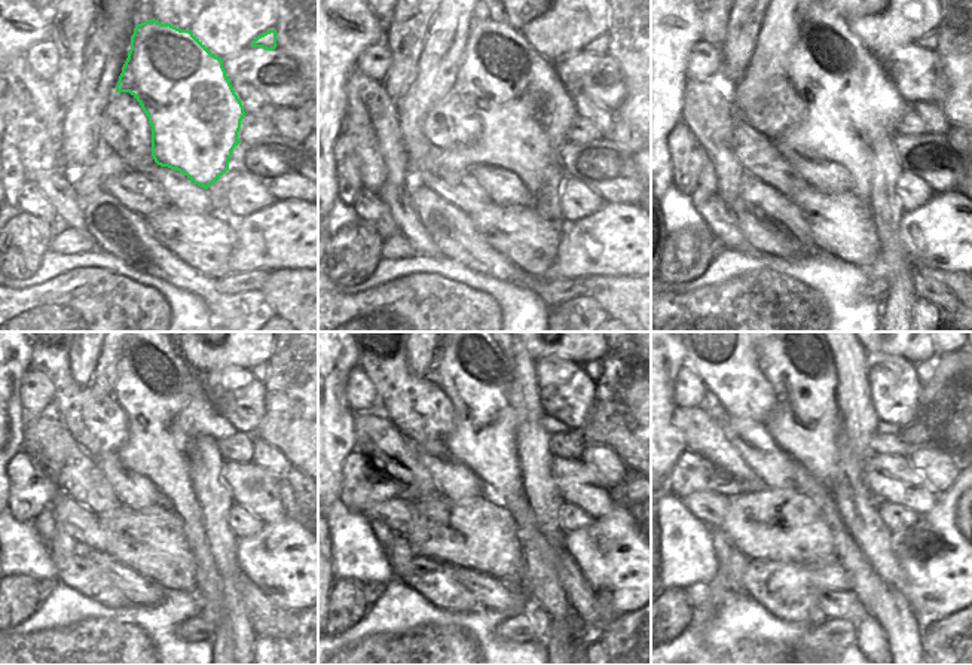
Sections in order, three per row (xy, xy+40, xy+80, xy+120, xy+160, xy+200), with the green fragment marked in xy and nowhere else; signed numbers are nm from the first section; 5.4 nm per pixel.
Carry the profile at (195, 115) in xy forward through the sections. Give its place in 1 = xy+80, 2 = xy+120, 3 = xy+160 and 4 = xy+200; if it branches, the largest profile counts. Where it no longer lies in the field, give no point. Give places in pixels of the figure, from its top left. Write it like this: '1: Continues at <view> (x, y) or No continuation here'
1: Continues at xy+80 (850, 103)
2: Continues at xy+120 (167, 406)
3: Continues at xy+160 (470, 368)
4: Continues at xy+200 (797, 362).

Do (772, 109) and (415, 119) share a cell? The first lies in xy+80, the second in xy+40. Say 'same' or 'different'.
different

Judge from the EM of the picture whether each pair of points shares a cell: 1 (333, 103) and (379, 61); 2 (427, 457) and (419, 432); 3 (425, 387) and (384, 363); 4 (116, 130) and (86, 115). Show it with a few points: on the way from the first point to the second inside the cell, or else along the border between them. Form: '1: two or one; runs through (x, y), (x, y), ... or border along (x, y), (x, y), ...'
1: two; border along (381, 42), (373, 42), (357, 58), (355, 67)
2: two; border along (409, 439), (415, 442), (442, 441)
3: one; runs through (415, 387), (407, 387), (394, 374)
4: two; border along (115, 91), (98, 124), (101, 143)

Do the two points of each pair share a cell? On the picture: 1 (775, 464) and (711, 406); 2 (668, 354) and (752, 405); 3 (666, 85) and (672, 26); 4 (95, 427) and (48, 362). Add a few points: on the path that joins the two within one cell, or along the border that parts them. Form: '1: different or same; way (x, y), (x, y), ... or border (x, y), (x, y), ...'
1: same; way (758, 448), (727, 421)
2: different; border (682, 347), (685, 353), (684, 365)
3: same; way (666, 70), (666, 40)
4: same; way (80, 411), (69, 397), (61, 378)

